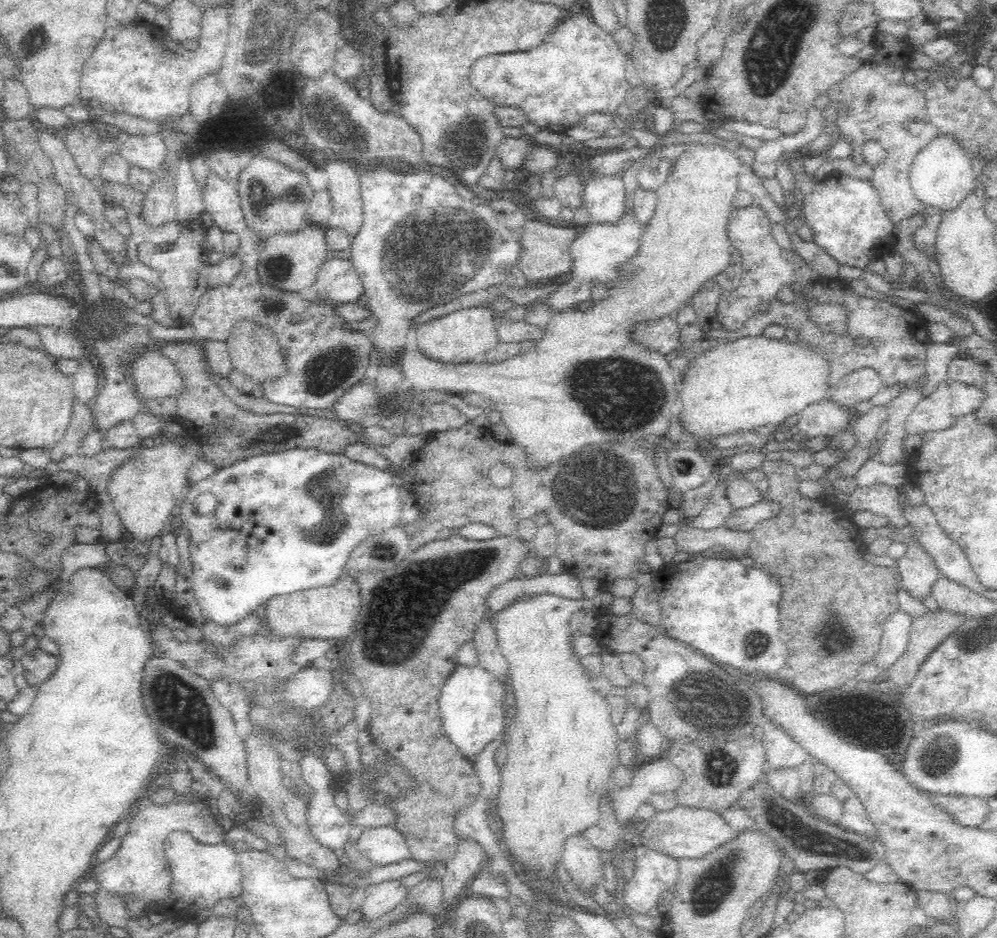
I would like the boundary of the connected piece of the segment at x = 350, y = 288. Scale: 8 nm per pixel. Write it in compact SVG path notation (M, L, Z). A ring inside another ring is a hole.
M333 257L321 266L312 291L334 304L344 305L358 301L363 284L350 260Z

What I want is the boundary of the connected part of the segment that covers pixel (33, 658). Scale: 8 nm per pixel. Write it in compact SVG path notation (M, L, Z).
M40 648L23 651L18 658L20 671L25 675L27 684L32 686L46 682L56 672L58 662L58 656Z

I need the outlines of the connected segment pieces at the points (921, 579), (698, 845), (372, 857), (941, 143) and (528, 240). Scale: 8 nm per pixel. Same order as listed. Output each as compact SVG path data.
M909 543L905 555L896 560L896 572L900 576L900 586L914 600L930 598L941 573L934 566L931 557L918 544Z
M676 806L668 812L655 813L653 816L654 818L648 822L648 826L642 834L644 846L654 852L662 852L664 856L670 856L674 860L680 860L680 858L700 860L700 858L708 856L708 852L712 852L714 848L720 848L740 836L740 832L732 830L720 814L708 810Z
M368 828L360 834L356 850L372 864L388 866L410 858L404 838L392 828Z
M936 138L934 144L926 146L916 160L910 166L910 190L914 194L914 198L930 210L940 210L945 215L950 210L956 210L974 190L974 182L972 182L972 164L966 158L966 154L956 148L952 142L944 140L944 138Z
M529 218L517 234L520 252L518 252L514 267L515 282L527 284L534 281L543 281L545 278L552 278L571 270L572 259L570 253L568 253L568 246L576 238L575 229L550 225Z

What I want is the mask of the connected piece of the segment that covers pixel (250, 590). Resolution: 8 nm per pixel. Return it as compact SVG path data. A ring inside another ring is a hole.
M288 450L288 452L274 452L274 454L264 454L253 456L246 460L235 462L228 468L215 471L207 479L198 482L197 485L188 486L186 492L179 504L179 511L183 519L183 526L190 531L190 554L193 564L193 589L200 610L212 622L220 626L231 627L237 625L244 620L250 613L256 610L260 604L267 603L270 599L280 596L280 594L290 594L290 592L298 592L298 590L308 590L308 588L318 588L332 584L340 572L342 566L350 554L350 550L362 542L366 536L370 534L378 534L382 530L396 526L398 516L400 516L400 508L403 507L406 497L403 489L394 482L394 472L392 470L378 470L378 468L368 467L360 463L354 462L349 458L340 456L340 454L323 454L314 450ZM200 494L214 494L217 498L217 507L207 515L199 515L194 511L196 508L196 498ZM354 502L354 518L344 516L344 510L340 508L348 508Z

